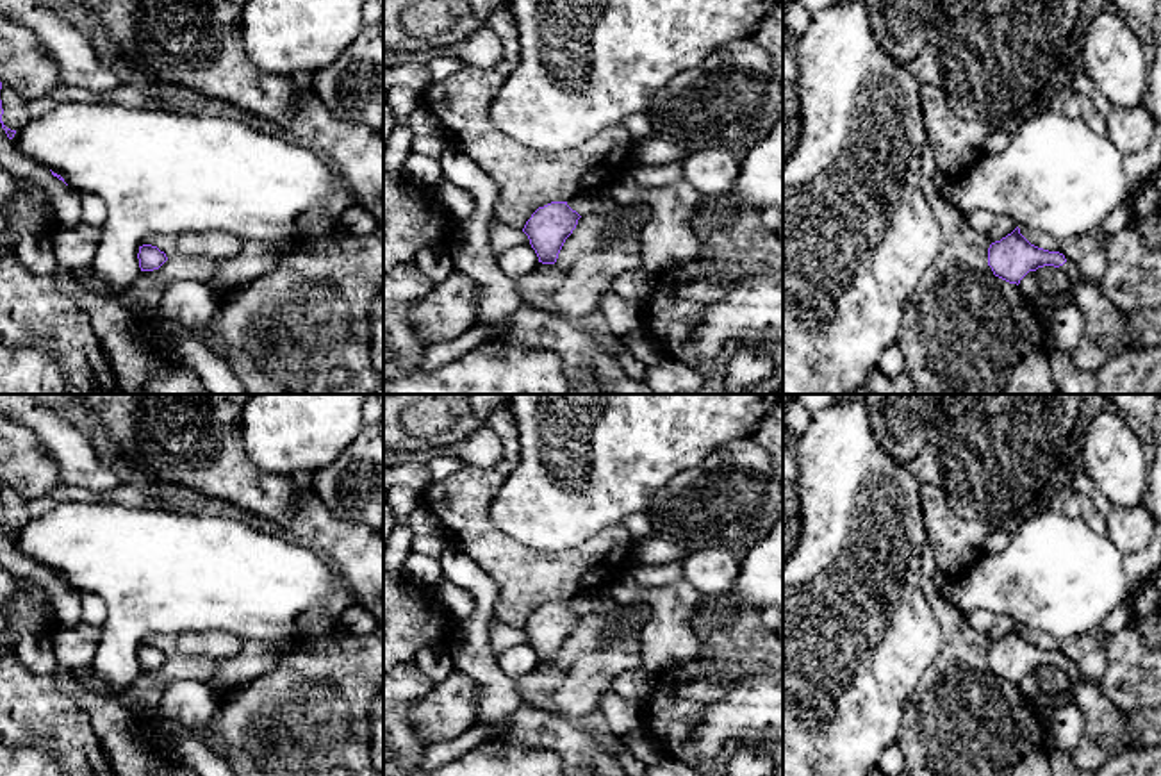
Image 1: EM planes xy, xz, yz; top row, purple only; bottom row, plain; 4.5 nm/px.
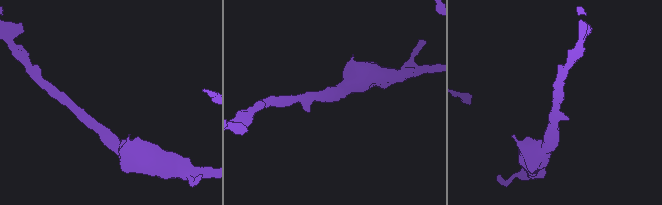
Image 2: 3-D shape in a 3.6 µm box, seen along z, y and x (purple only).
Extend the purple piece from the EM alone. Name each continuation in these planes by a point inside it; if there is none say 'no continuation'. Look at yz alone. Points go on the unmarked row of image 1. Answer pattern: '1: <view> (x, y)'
1: yz (1106, 730)

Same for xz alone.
no continuation

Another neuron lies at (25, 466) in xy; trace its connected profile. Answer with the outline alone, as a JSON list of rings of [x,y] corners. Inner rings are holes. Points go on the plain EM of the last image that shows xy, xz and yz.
[[[0,414],[0,482],[25,499],[45,498],[64,483],[41,439]]]

